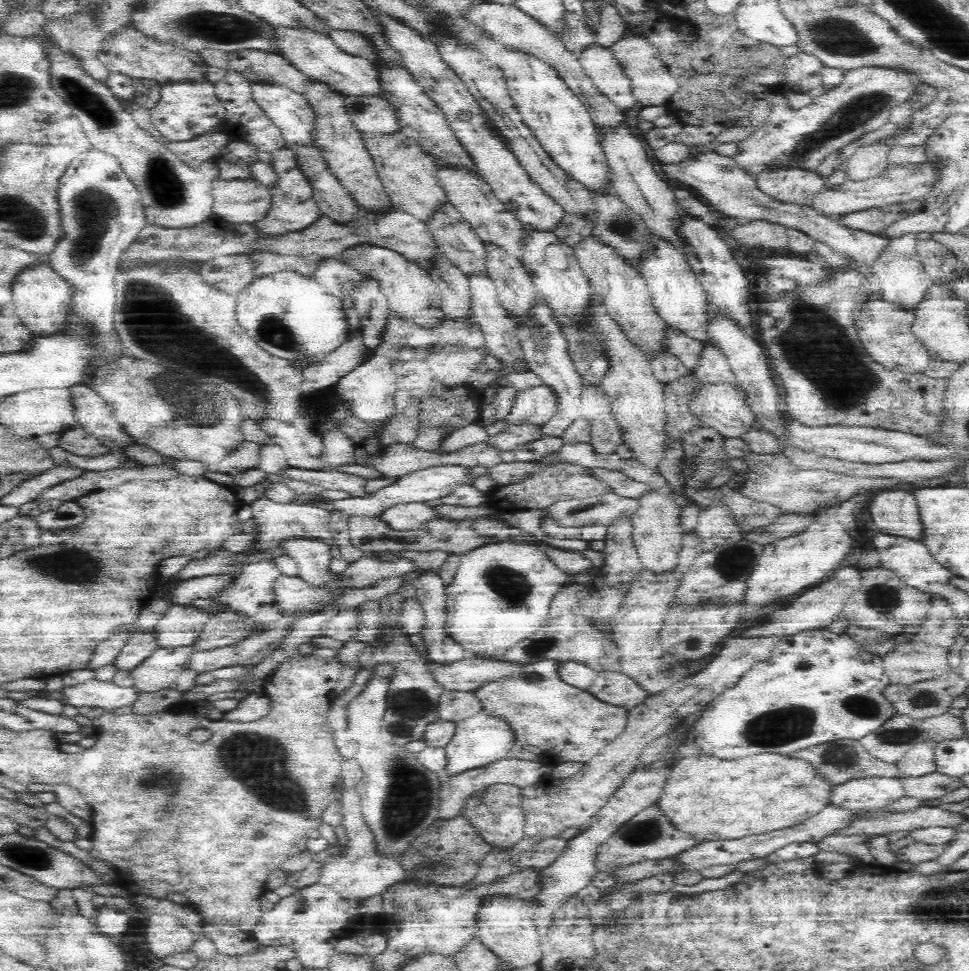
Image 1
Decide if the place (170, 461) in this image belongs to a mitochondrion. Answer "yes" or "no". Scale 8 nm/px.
no

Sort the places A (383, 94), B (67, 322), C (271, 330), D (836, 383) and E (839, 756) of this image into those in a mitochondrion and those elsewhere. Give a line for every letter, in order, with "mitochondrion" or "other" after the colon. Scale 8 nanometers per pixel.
A: other
B: other
C: mitochondrion
D: mitochondrion
E: mitochondrion

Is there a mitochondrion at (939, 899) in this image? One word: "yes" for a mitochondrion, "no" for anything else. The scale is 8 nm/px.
yes

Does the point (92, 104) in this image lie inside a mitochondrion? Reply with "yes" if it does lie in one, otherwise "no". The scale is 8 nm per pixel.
yes

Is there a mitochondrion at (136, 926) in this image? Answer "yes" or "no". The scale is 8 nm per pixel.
no

